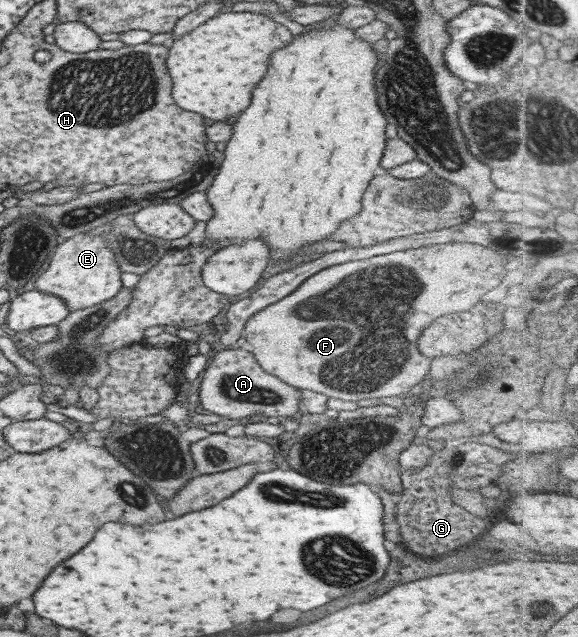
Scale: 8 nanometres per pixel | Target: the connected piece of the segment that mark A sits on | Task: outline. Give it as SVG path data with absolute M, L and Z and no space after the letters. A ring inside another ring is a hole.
M230 346L217 352L202 372L198 386L201 407L208 413L226 418L246 418L246 416L296 417L302 409L299 406L300 391L288 386L279 378L261 370L251 352L241 350L239 346Z

